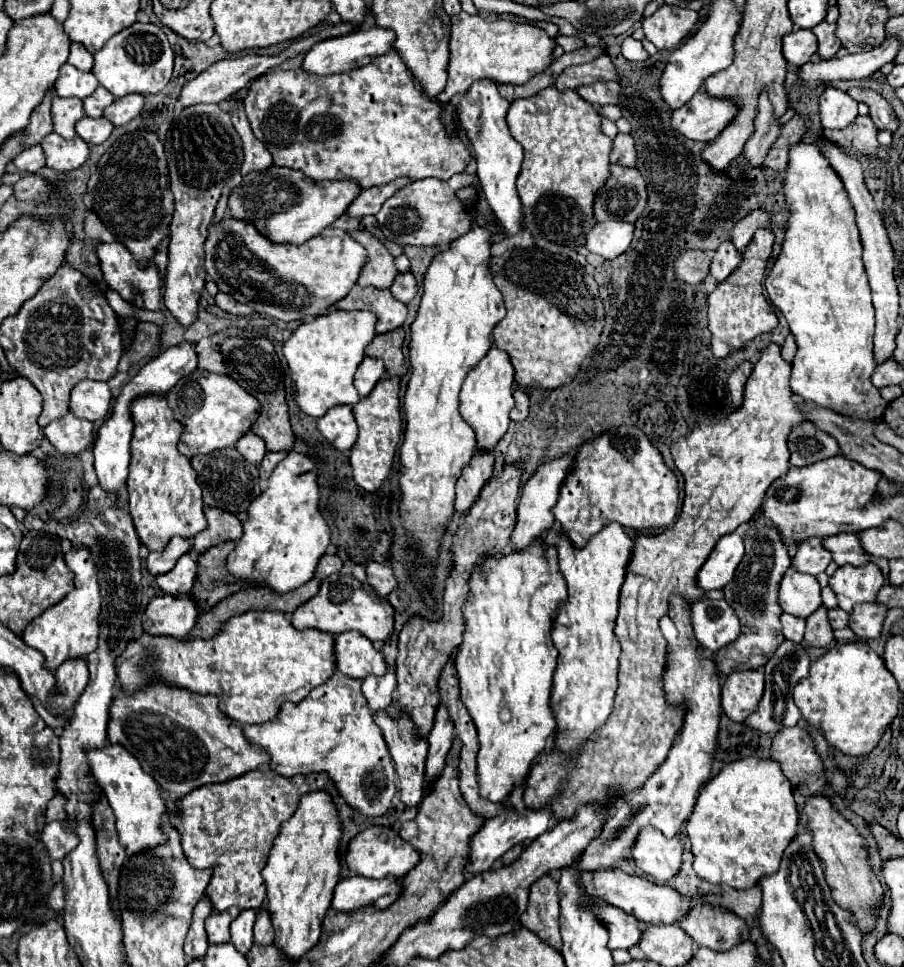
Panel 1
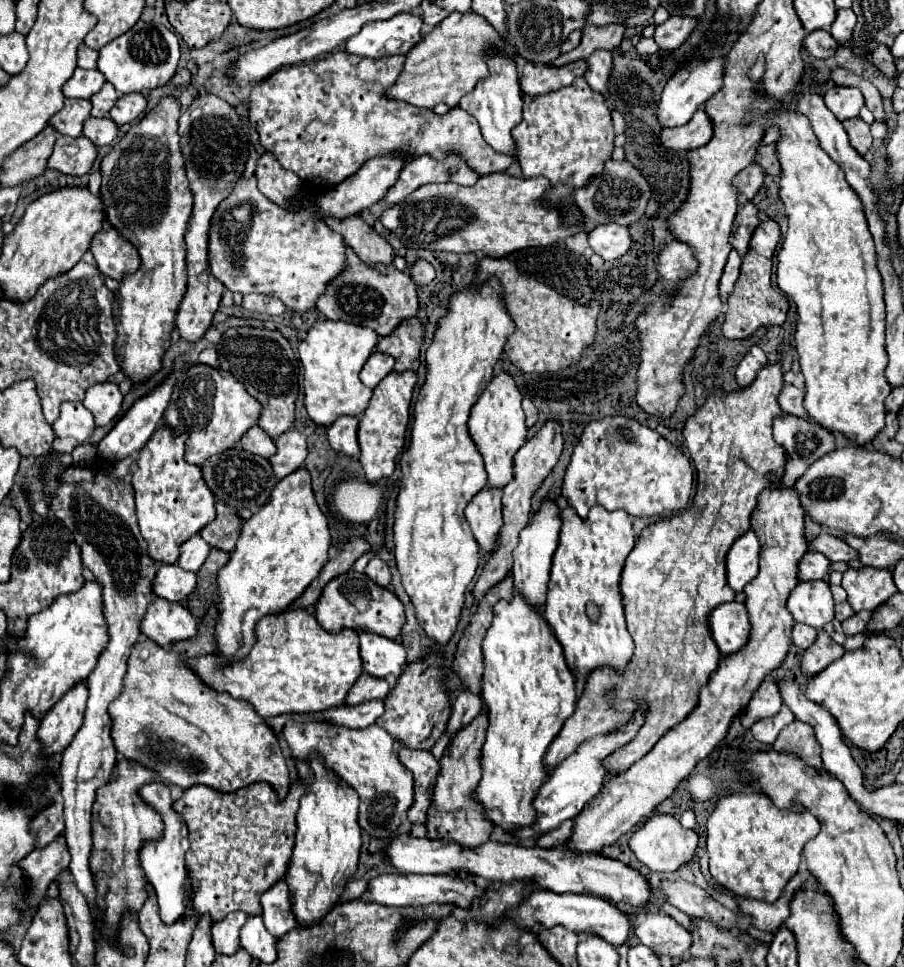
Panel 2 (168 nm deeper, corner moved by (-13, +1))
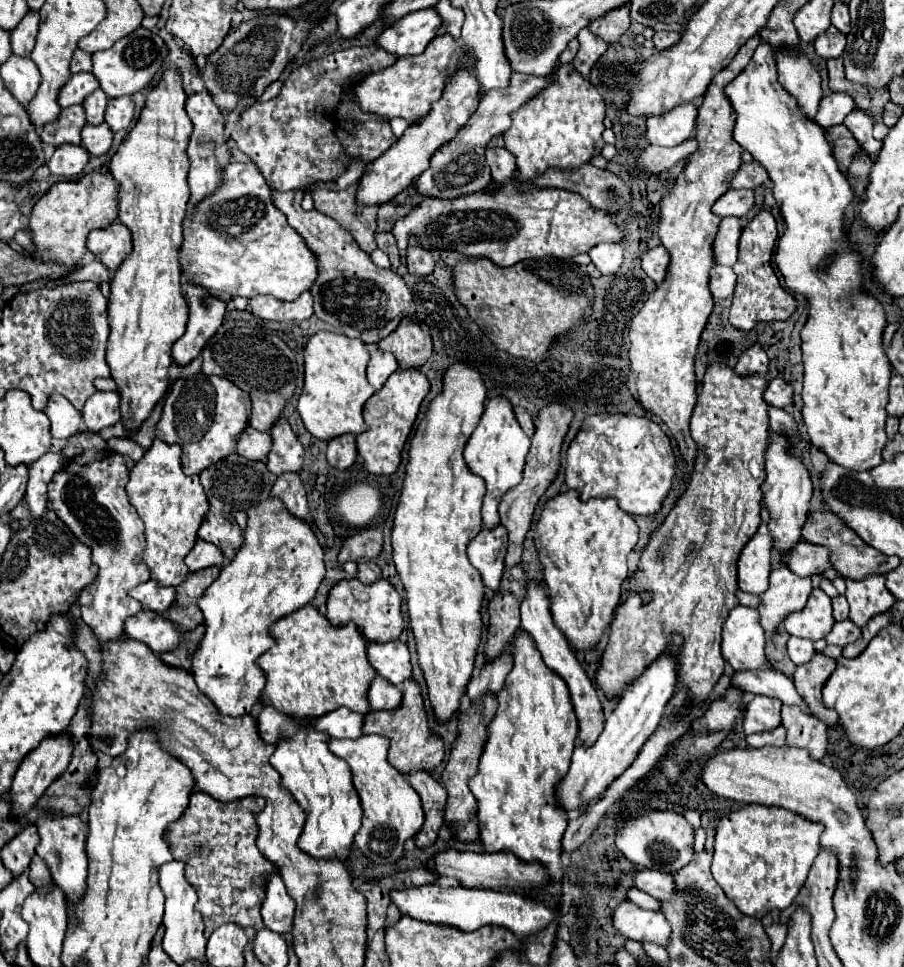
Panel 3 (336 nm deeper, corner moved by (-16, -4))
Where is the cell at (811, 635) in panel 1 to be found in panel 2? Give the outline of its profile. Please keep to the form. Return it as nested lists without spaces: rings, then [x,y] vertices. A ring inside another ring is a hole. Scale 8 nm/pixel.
[[[823,630],[817,634],[817,640],[813,642],[813,646],[809,646],[803,652],[803,660],[801,660],[801,672],[803,676],[811,678],[815,674],[819,674],[825,666],[829,666],[833,660],[837,660],[845,650],[841,648],[841,644],[833,642]]]

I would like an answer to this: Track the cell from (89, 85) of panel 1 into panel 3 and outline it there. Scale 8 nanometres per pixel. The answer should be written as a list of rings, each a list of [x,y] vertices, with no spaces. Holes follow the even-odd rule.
[[[78,73],[72,75],[70,81],[64,85],[64,89],[60,91],[60,107],[70,107],[76,103],[84,103],[84,99],[96,91],[100,87],[100,83],[96,81],[96,77],[92,77],[92,73]]]

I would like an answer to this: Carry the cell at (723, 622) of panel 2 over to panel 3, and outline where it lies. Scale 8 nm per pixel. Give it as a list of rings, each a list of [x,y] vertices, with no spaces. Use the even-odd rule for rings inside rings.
[[[734,607],[724,621],[722,629],[722,655],[736,669],[760,669],[766,661],[764,655],[764,629],[756,609],[752,607]]]

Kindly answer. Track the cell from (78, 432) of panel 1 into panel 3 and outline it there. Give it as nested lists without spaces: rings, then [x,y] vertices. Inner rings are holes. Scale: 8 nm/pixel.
[[[58,393],[50,397],[44,413],[52,421],[52,437],[56,439],[68,439],[82,431],[82,413]]]

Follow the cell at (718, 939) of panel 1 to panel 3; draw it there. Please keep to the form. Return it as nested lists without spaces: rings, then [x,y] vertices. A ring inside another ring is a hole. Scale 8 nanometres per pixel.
[[[638,869],[636,887],[658,901],[672,901],[676,897],[676,883],[670,873],[660,873],[652,869]]]

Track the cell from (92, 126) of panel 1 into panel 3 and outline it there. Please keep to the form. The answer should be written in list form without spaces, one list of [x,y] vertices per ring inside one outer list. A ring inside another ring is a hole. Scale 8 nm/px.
[[[106,123],[102,125],[86,125],[82,129],[82,145],[88,149],[90,155],[104,155],[112,147],[114,133],[108,129]]]

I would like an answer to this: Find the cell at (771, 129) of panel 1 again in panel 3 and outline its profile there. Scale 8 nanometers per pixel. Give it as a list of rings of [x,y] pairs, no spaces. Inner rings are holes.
[[[728,189],[712,207],[712,211],[720,217],[744,217],[754,205],[754,191],[752,189]]]

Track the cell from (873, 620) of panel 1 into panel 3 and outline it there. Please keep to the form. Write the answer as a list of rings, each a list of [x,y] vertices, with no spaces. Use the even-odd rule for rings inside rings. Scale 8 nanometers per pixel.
[[[846,619],[846,621],[834,623],[832,631],[826,635],[826,641],[828,641],[830,645],[846,647],[846,645],[854,643],[854,641],[860,637],[860,633],[862,633],[862,629],[860,629],[856,623],[852,623],[850,619]]]

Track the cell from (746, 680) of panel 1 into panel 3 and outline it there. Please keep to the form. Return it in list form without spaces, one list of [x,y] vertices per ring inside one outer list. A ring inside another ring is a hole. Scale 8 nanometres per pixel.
[[[756,695],[744,709],[744,733],[752,735],[756,731],[776,729],[780,725],[780,709],[782,709],[780,701]]]

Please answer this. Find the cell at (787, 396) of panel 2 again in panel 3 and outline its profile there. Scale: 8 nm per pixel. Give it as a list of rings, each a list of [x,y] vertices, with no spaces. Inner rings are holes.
[[[770,379],[768,389],[764,393],[764,399],[772,407],[790,409],[794,405],[794,389],[790,383],[786,383],[782,379]]]

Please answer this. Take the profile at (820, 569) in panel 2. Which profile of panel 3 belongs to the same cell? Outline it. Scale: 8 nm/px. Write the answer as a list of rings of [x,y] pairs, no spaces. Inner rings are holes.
[[[786,565],[774,567],[770,573],[770,587],[760,595],[762,603],[758,611],[762,627],[768,633],[774,633],[792,611],[798,611],[806,605],[810,591],[810,577],[796,577],[796,573],[792,573]]]

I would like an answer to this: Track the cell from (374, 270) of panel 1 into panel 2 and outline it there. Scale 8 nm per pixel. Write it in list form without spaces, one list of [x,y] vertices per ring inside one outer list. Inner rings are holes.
[[[355,214],[355,216],[343,218],[343,220],[325,218],[325,222],[331,230],[335,230],[343,236],[345,244],[349,244],[363,262],[391,264],[395,250],[387,244],[387,240],[383,236],[379,236],[371,226],[367,226],[361,216]]]

